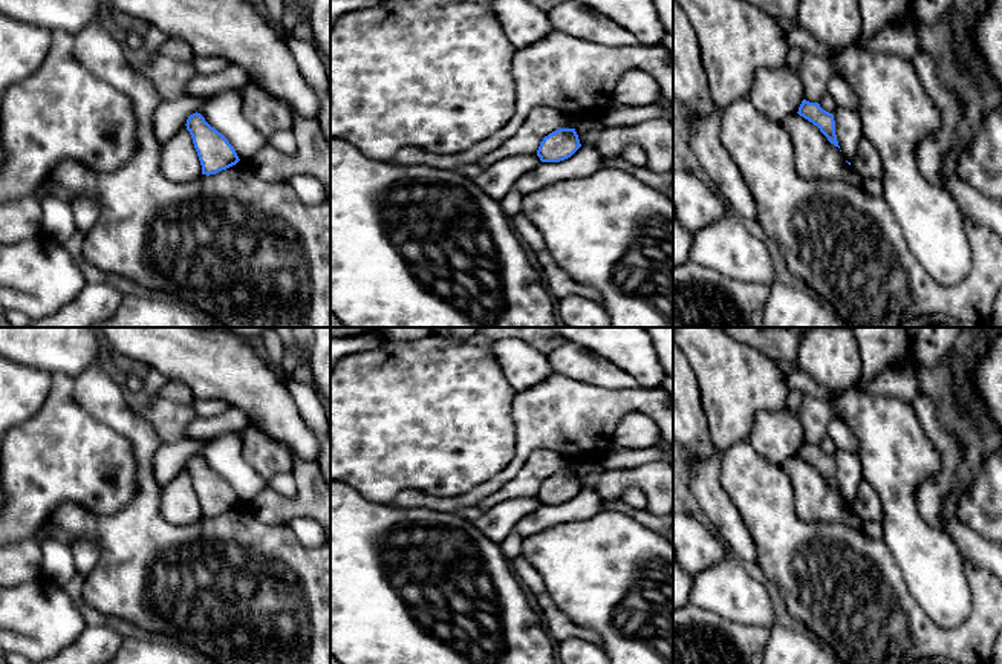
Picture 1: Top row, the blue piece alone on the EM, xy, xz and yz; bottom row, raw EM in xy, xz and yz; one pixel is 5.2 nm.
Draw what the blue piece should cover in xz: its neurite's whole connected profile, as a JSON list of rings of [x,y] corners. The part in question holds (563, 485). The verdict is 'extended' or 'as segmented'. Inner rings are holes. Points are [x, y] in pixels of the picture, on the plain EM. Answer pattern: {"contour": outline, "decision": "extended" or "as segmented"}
{"contour": [[[558,471],[543,480],[537,499],[542,505],[560,505],[571,500],[580,490],[575,471]]], "decision": "as segmented"}

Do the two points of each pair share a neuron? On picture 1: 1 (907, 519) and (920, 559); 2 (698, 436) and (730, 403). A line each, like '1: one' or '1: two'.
1: one
2: two

